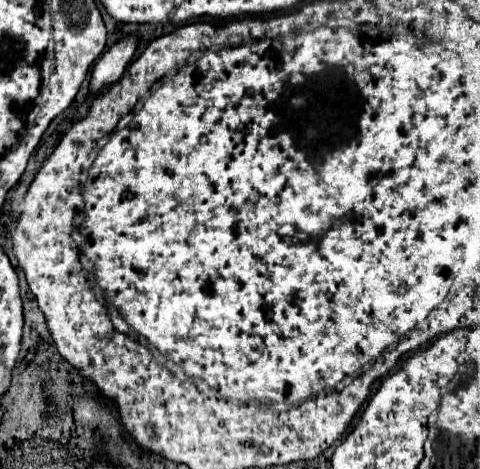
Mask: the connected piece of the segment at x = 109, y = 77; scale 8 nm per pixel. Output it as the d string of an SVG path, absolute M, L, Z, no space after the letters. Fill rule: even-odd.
M126 36L120 42L116 42L94 66L90 90L102 90L102 88L114 84L116 80L120 80L128 62L132 60L132 56L136 52L136 46L138 46L136 36Z

